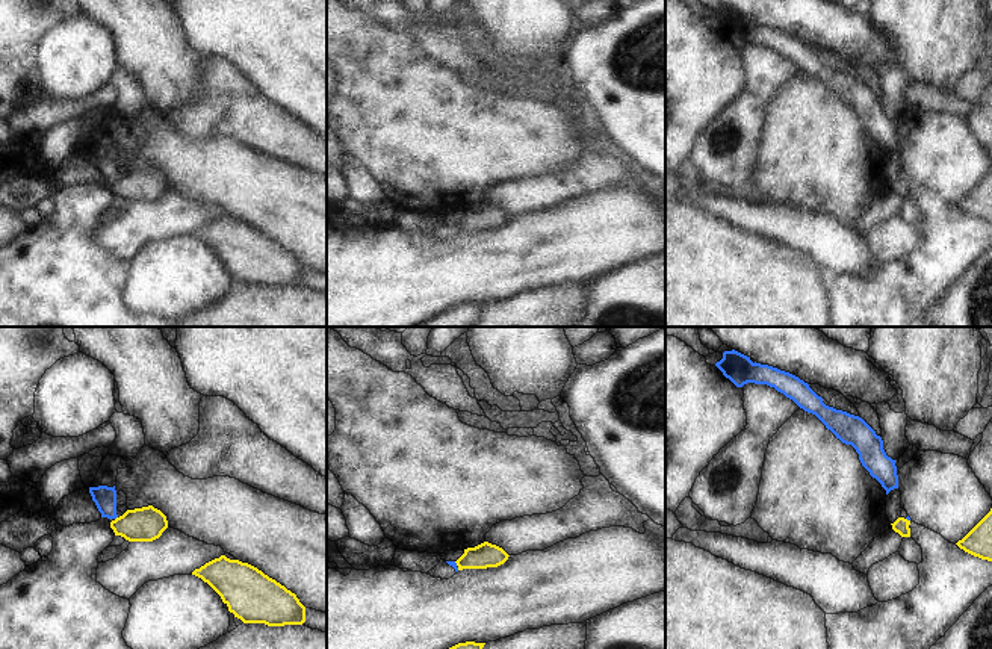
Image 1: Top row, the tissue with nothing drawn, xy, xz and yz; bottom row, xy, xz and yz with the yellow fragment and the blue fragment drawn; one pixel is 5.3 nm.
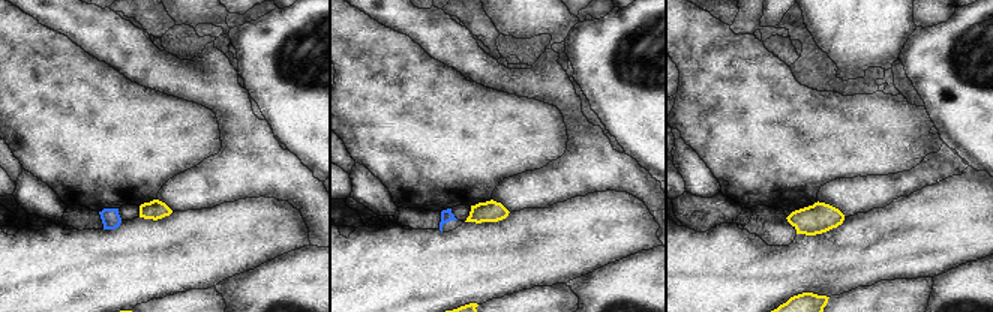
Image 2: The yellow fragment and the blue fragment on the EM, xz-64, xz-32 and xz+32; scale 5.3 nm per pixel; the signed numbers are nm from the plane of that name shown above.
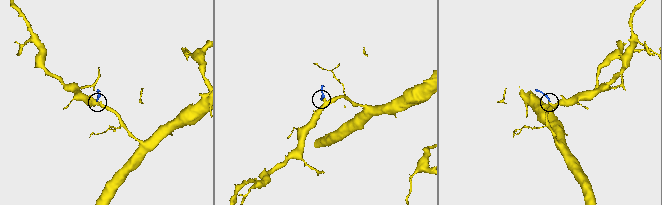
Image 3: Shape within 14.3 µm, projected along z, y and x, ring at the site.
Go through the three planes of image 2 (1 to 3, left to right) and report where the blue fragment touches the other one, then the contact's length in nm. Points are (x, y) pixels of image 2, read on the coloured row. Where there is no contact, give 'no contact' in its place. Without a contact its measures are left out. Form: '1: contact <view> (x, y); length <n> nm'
1: no contact
2: no contact
3: no contact

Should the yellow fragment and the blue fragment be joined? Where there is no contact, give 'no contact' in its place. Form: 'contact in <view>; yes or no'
contact in xz; no

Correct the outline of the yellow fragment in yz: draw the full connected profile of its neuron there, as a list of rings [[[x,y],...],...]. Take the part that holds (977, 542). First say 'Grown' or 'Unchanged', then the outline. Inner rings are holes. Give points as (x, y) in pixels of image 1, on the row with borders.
Unchanged. [[[992,508],[990,511],[956,543],[965,552],[992,561]]]

